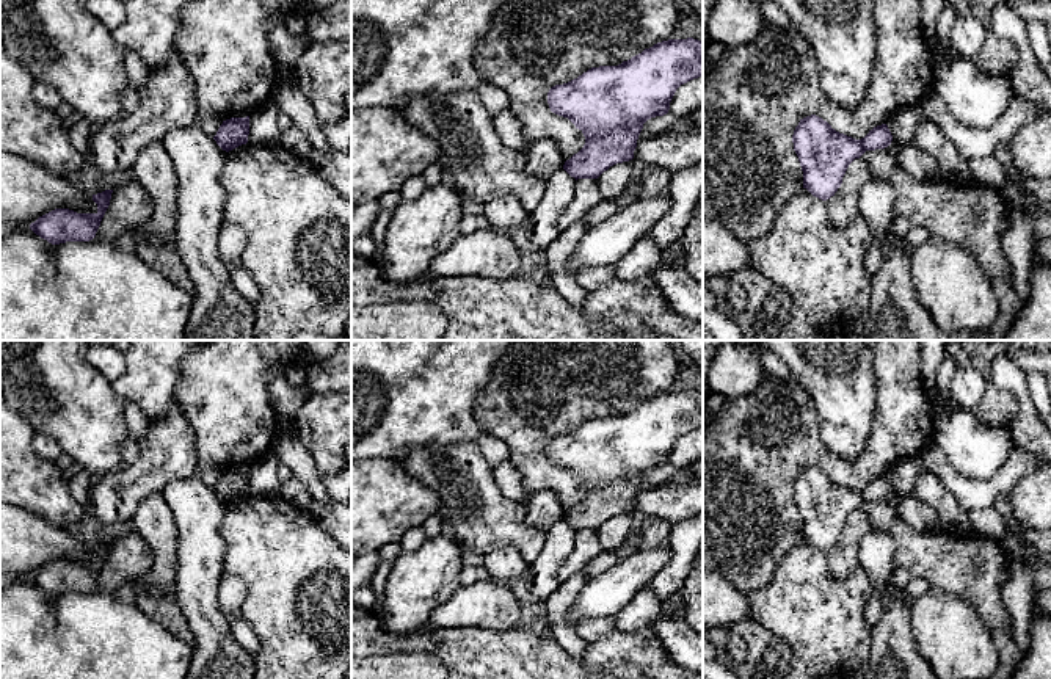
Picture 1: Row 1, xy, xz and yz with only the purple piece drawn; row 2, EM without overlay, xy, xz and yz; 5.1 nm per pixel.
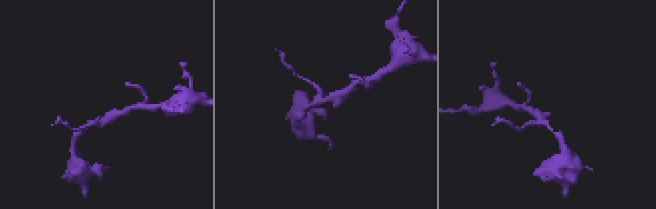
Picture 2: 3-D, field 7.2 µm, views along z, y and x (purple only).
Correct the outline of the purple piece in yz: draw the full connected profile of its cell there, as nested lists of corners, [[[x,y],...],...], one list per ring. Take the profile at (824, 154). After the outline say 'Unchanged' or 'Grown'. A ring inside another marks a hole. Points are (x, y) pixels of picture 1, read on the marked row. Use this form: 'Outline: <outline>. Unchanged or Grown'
Outline: [[[811,114],[800,119],[792,143],[803,171],[803,188],[813,196],[827,201],[842,183],[849,165],[866,151],[885,149],[893,135],[886,124],[855,140],[836,132],[827,121]]]. Unchanged

